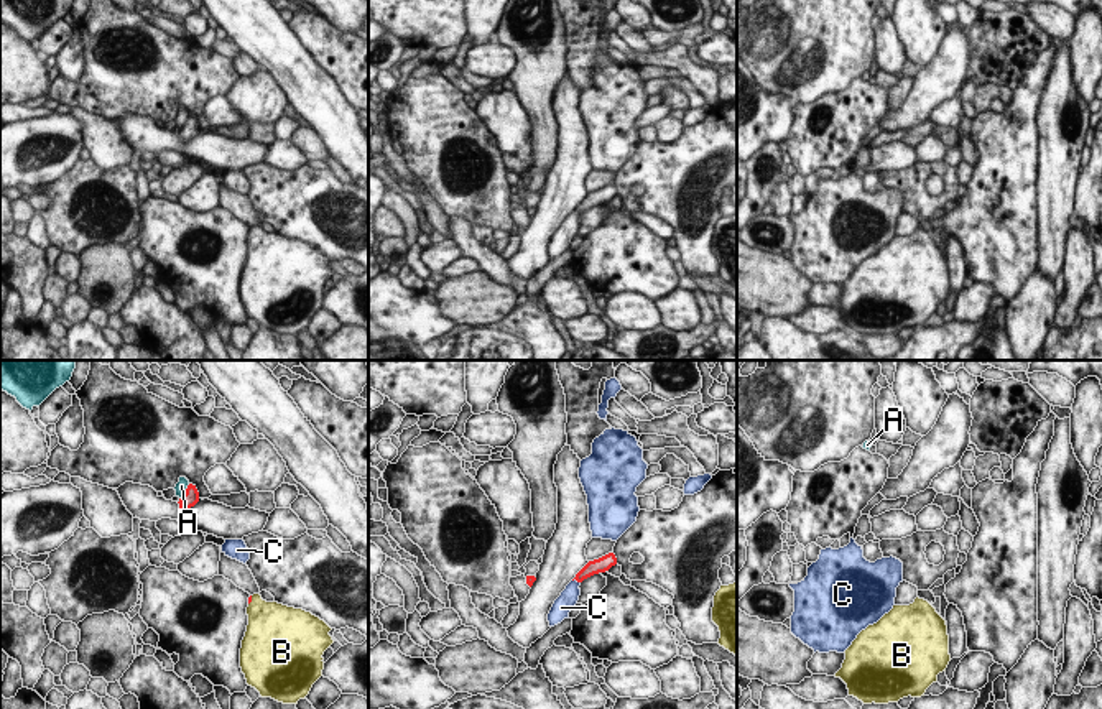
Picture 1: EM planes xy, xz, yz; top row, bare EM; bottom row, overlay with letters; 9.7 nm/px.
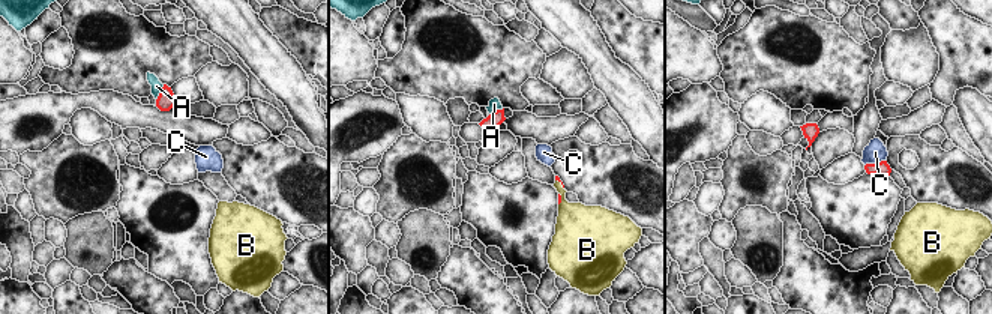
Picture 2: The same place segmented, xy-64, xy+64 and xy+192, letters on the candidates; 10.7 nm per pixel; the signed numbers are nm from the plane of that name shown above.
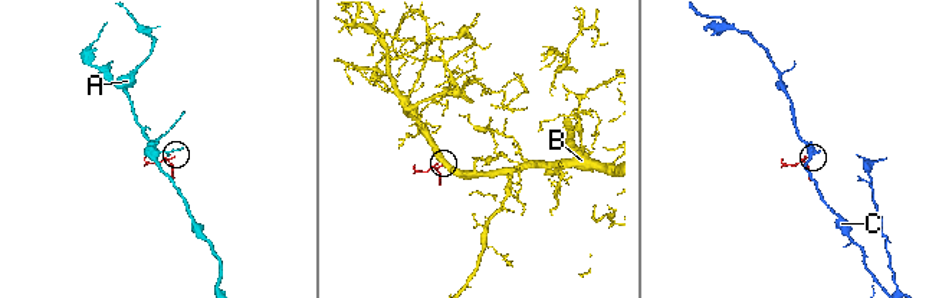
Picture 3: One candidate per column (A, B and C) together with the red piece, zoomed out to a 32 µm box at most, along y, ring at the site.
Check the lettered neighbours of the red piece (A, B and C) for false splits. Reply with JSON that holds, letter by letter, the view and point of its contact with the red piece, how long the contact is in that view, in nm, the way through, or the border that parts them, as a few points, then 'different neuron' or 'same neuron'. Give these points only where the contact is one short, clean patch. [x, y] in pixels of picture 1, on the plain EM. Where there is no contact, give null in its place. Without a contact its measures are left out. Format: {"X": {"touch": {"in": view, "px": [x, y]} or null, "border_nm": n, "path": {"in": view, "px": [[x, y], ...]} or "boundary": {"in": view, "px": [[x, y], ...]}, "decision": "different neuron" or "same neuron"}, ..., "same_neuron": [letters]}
{"A": {"touch": {"in": "xy", "px": [186, 124]}, "border_nm": 190, "decision": "different neuron"}, "B": {"touch": {"in": "xy", "px": [250, 232]}, "border_nm": 100, "path": {"in": "xy", "px": [[250, 227], [250, 232], [267, 252]]}, "decision": "same neuron"}, "C": {"touch": {"in": "xz", "px": [576, 211]}, "border_nm": 90, "decision": "different neuron"}, "same_neuron": ["B"]}

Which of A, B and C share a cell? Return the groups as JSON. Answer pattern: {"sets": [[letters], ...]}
{"sets": [["A"], ["B"], ["C"]]}

